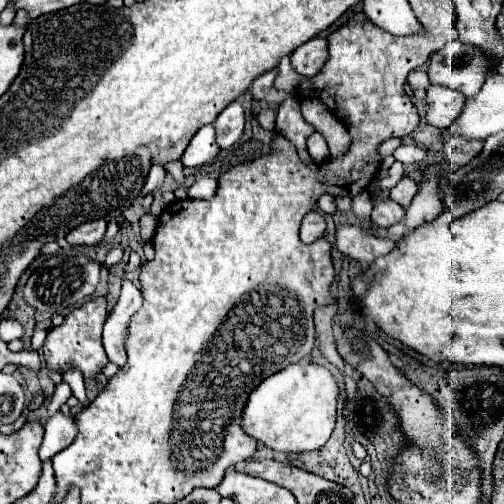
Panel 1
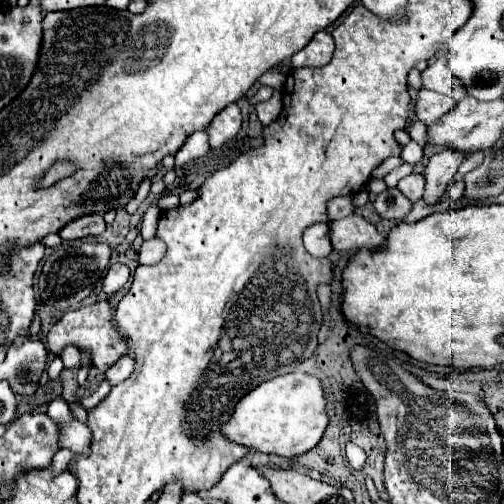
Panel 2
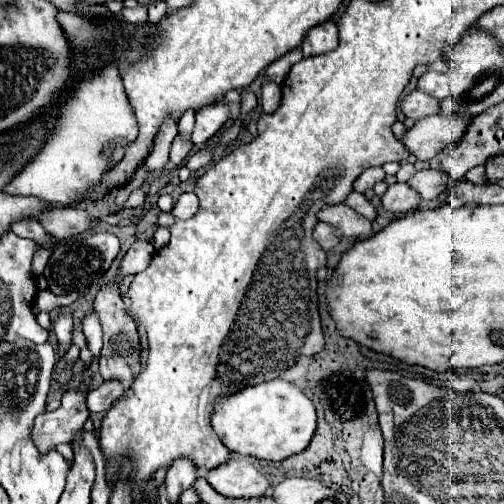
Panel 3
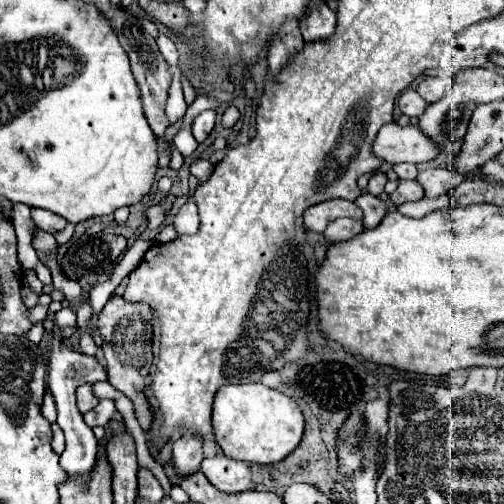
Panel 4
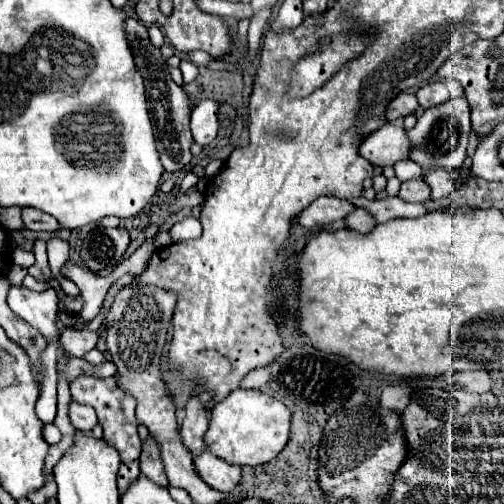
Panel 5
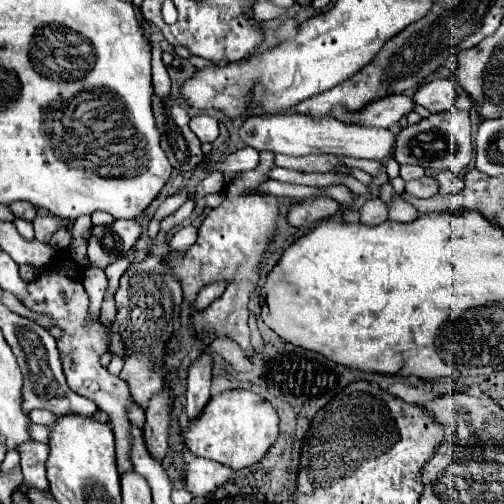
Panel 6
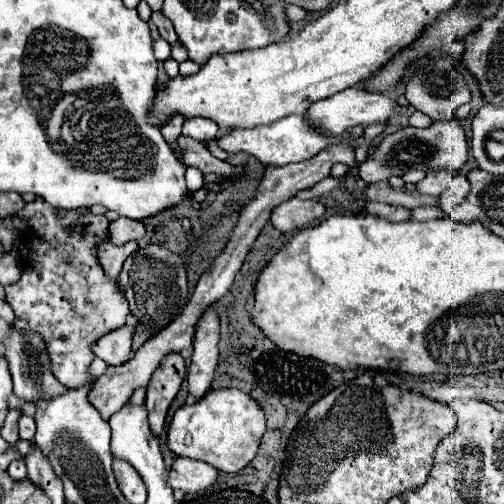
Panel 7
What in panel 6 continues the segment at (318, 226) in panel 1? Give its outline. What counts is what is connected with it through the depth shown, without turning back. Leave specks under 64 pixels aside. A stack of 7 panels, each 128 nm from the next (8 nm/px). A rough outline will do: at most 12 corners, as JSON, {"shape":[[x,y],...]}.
{"shape":[[370,198],[360,208],[360,222],[376,226],[388,220],[388,206]]}

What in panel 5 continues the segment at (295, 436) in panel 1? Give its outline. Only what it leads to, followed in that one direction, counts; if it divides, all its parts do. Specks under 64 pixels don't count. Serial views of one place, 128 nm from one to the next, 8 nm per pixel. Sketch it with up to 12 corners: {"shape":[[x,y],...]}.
{"shape":[[258,390],[212,406],[204,442],[236,466],[266,464],[290,410]]}

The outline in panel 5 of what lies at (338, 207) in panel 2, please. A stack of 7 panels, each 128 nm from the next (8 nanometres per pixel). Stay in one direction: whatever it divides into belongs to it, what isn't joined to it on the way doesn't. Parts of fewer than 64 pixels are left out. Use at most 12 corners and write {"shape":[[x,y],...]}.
{"shape":[[398,196],[350,202],[366,208],[376,222],[418,218],[428,212],[424,204],[410,204]]}

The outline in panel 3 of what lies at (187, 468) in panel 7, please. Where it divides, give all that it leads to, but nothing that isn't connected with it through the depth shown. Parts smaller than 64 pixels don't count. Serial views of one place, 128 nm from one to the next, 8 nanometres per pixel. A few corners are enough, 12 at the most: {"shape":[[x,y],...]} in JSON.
{"shape":[[232,456],[204,476],[228,498],[266,496],[266,476]]}

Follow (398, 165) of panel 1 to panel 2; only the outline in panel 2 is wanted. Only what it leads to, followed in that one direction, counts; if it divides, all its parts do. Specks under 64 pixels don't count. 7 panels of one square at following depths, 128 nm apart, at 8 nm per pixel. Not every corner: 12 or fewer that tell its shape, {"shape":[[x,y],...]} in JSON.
{"shape":[[402,164],[384,176],[388,188],[412,172],[410,164]]}

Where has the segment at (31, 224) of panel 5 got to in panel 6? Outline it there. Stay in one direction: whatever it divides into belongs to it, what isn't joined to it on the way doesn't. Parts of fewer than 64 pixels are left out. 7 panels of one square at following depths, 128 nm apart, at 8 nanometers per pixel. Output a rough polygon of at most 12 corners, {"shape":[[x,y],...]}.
{"shape":[[28,202],[10,204],[14,216],[28,222],[36,218],[34,206]]}

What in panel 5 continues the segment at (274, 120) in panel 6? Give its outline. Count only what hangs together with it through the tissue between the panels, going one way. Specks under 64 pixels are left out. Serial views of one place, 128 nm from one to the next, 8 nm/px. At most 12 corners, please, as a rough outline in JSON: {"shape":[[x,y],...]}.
{"shape":[[390,122],[360,142],[374,166],[408,158],[406,130]]}

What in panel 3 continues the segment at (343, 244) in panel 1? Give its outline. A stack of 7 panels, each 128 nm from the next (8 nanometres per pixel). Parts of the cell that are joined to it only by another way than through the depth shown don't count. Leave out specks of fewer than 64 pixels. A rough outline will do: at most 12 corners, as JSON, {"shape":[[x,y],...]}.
{"shape":[[346,204],[324,206],[316,218],[338,226],[344,238],[374,234],[372,224]]}

